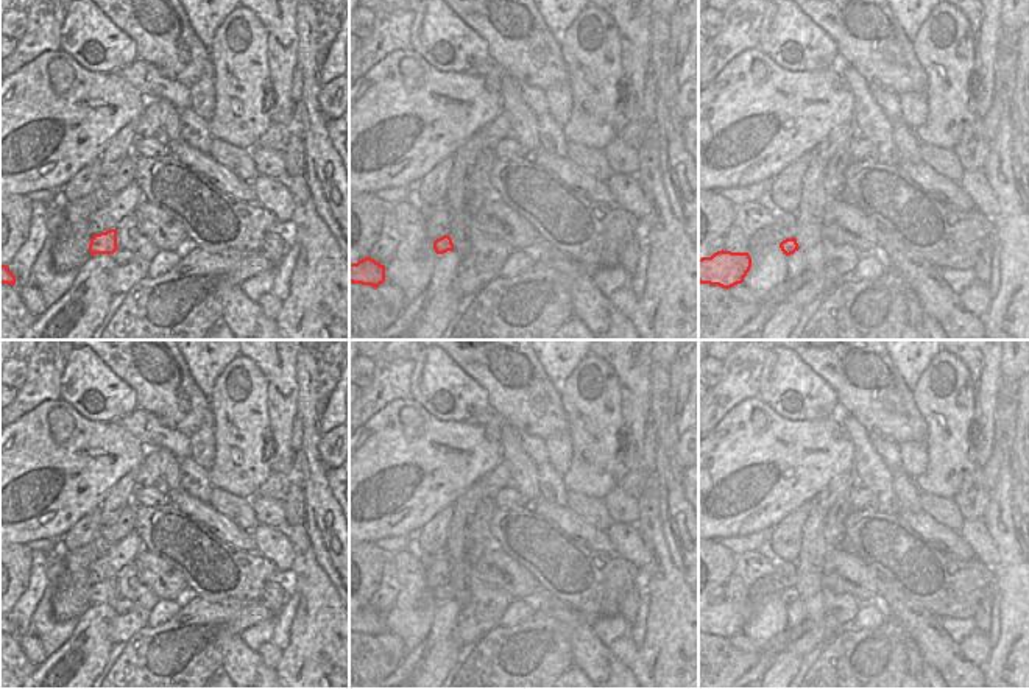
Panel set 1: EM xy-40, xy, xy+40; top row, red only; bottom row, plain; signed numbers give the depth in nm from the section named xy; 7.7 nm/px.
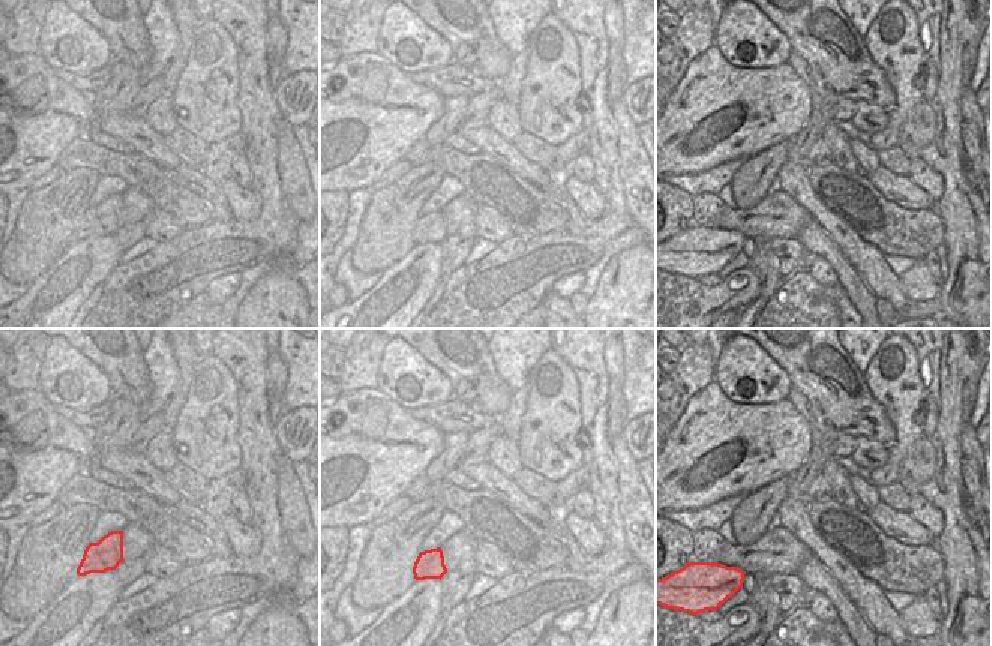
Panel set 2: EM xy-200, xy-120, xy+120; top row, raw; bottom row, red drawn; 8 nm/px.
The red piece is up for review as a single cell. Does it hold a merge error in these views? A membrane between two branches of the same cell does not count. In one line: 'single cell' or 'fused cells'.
single cell

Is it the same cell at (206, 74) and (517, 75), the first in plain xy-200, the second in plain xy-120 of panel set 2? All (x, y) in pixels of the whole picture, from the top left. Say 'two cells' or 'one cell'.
two cells

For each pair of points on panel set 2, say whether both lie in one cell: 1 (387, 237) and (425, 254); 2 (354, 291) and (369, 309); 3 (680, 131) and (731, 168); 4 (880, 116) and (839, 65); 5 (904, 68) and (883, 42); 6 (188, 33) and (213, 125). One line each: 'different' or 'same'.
1: different
2: different
3: different
4: different
5: same
6: different

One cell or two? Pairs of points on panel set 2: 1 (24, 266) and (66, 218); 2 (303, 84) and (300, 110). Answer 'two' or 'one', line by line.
1: one
2: one

